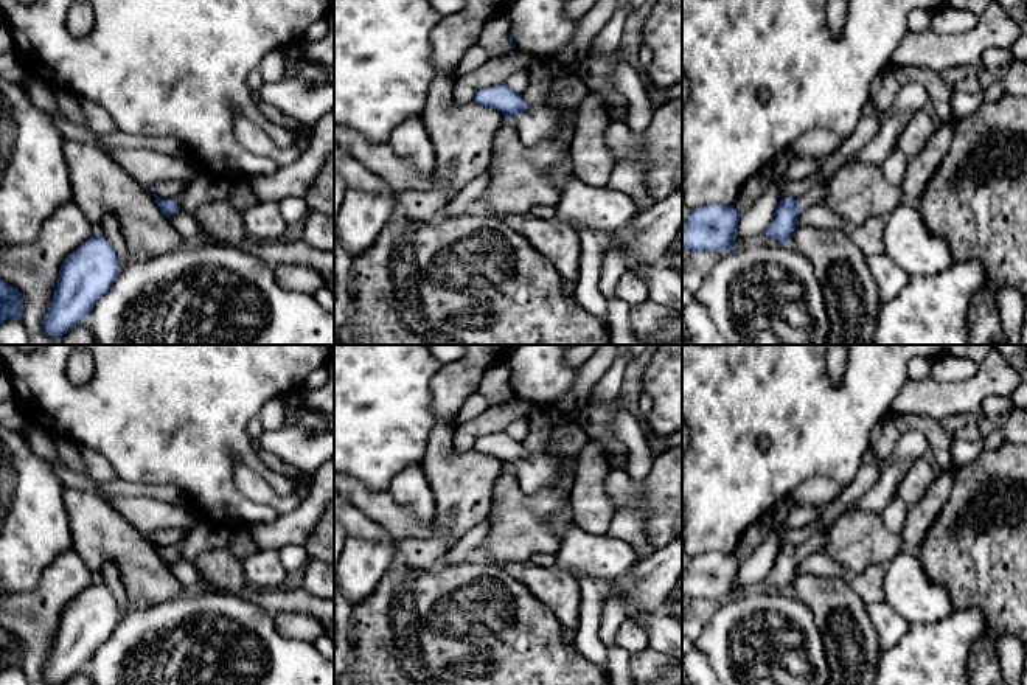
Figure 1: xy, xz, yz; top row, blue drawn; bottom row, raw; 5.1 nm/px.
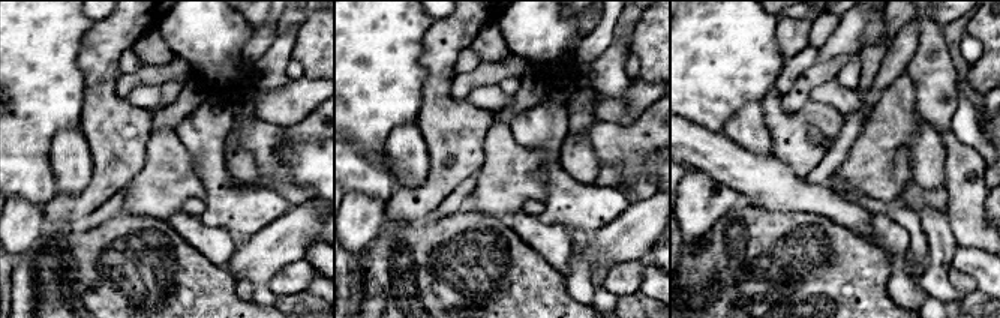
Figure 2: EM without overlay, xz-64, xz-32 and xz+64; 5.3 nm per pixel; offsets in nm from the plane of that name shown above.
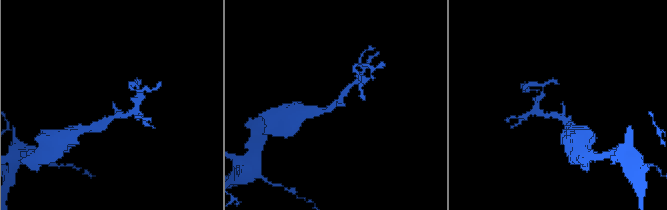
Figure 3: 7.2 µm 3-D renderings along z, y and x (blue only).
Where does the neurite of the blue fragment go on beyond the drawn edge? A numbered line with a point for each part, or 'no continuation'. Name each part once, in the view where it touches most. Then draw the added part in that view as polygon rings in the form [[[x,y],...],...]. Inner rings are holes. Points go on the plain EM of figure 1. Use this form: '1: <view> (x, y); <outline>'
1: xz (538, 471); [[[547,452],[528,455],[514,468],[519,488],[527,494],[536,494],[545,488],[570,491],[575,474],[559,457]]]

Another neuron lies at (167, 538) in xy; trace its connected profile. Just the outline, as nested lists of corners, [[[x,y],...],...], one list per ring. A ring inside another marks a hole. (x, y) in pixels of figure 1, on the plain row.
[[[172,527],[166,530],[158,530],[149,534],[151,541],[155,541],[162,547],[174,547],[185,539],[186,528]]]

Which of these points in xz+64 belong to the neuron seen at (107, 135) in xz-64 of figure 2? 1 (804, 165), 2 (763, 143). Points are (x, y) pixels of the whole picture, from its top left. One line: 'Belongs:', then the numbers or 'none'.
Belongs: 1

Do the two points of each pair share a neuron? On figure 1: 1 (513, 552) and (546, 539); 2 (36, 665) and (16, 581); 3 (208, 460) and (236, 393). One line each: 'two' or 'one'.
1: one
2: two
3: one

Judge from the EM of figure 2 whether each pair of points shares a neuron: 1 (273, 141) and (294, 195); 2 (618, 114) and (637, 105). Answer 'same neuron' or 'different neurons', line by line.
1: same neuron
2: same neuron

